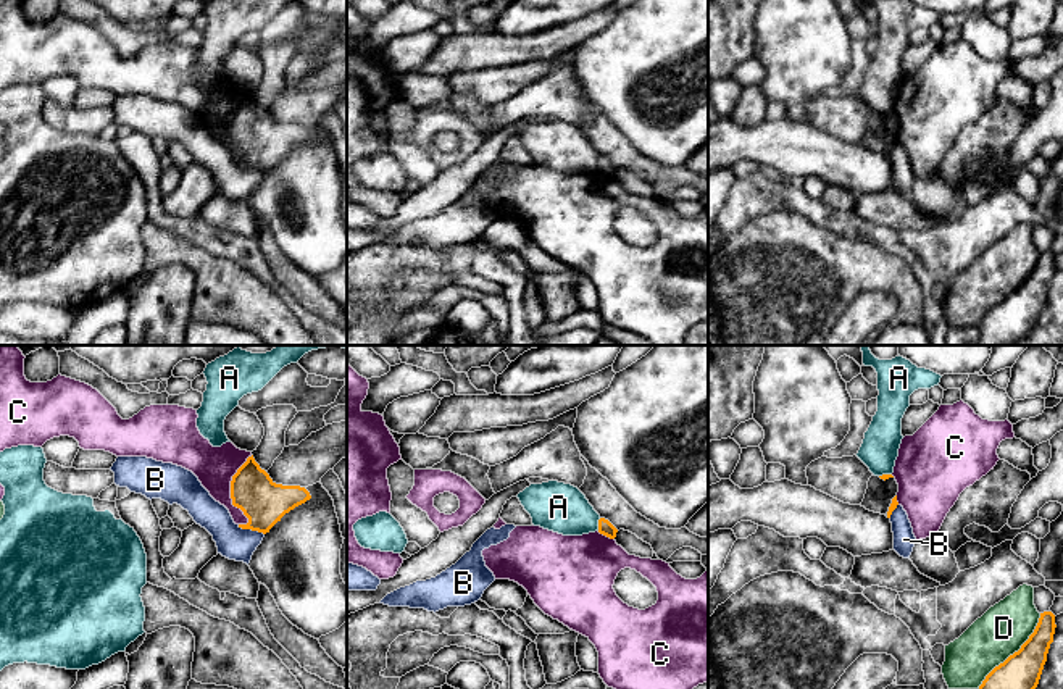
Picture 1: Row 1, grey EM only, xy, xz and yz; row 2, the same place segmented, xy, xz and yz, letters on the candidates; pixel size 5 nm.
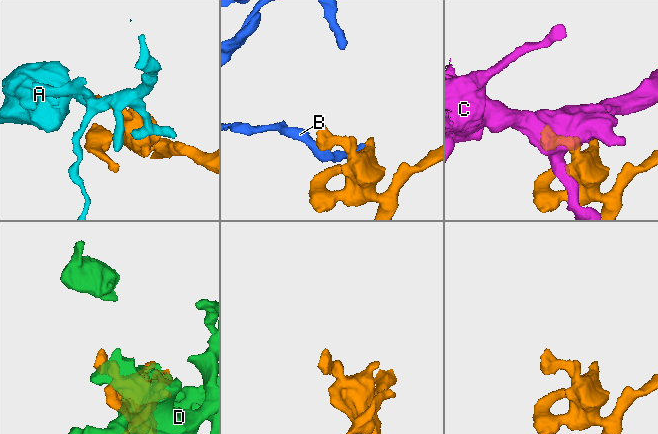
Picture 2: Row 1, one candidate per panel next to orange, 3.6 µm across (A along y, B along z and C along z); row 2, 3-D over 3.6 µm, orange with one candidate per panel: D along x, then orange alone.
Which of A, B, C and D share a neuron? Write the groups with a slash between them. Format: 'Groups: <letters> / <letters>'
Groups: A / B / C / D

